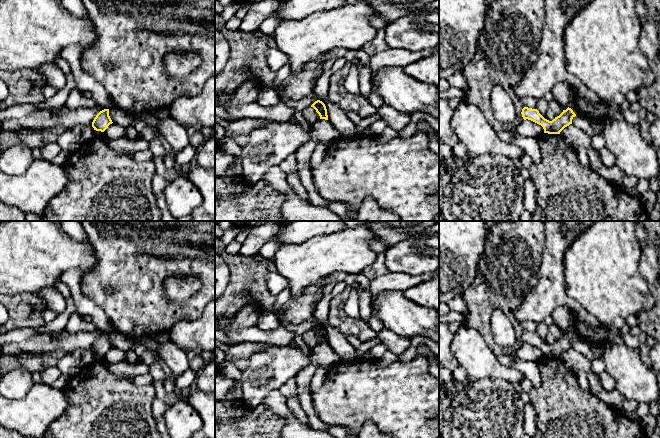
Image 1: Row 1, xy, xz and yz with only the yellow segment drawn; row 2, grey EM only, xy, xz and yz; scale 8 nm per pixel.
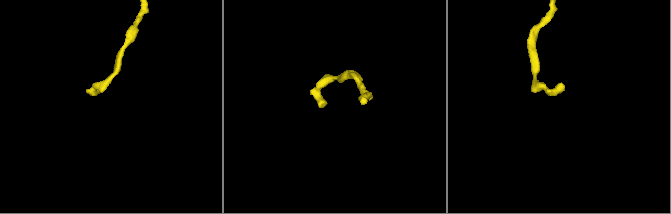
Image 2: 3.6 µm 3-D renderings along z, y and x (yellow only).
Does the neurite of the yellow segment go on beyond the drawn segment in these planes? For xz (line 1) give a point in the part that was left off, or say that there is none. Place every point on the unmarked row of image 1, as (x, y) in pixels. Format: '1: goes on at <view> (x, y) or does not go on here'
1: does not go on here

